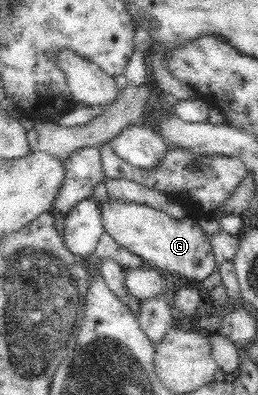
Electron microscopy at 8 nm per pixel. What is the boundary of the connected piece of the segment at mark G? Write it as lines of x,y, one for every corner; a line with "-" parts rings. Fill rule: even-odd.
108,196
103,203
98,202
98,206
105,233
123,249
155,265
155,269
159,267
163,271
169,271
173,275
177,273
177,277
191,279
191,281
203,281
213,273
215,269
213,249
203,229
191,217
173,219
173,216
167,215
160,209
118,200
111,196

